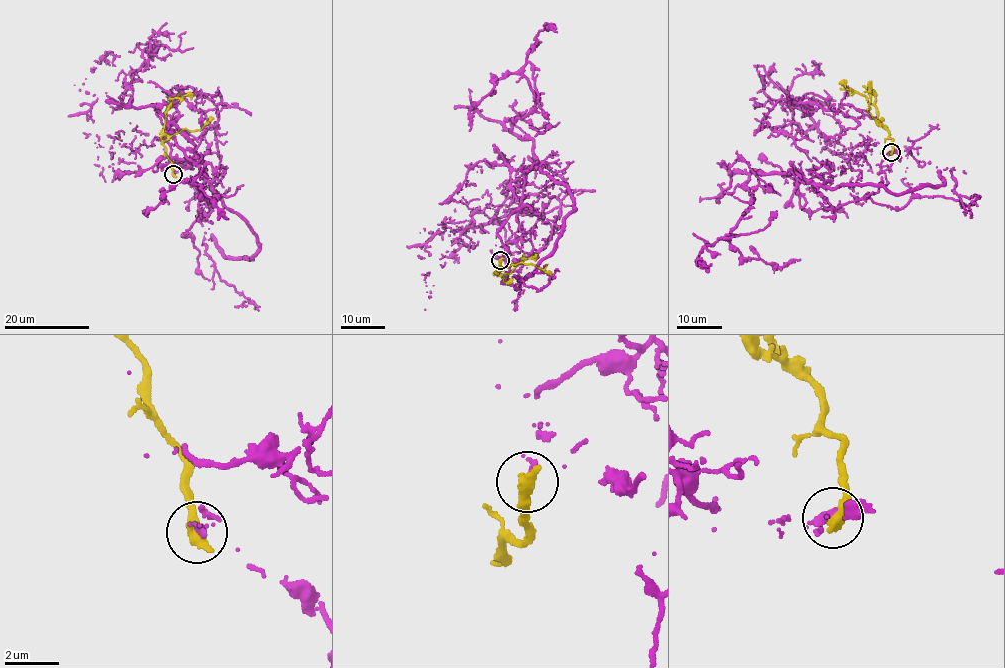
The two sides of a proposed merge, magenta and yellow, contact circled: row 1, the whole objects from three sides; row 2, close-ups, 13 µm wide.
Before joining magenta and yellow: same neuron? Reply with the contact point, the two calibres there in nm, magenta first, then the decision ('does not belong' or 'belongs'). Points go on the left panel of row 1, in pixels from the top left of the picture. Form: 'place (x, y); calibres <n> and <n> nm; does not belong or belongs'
place (173, 174); calibres 300 and 550 nm; does not belong

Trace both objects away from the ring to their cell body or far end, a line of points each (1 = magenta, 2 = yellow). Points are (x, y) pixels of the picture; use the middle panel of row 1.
1: (500, 260), (532, 250), (516, 219), (538, 161), (501, 158), (519, 178), (472, 226), (429, 232), (459, 263)
2: (500, 260), (501, 270), (494, 273), (498, 272), (501, 277), (537, 253)

